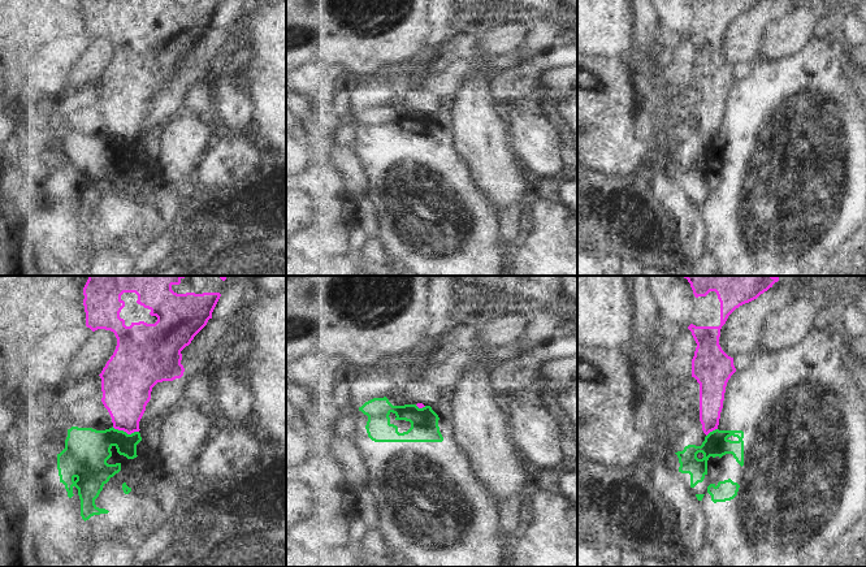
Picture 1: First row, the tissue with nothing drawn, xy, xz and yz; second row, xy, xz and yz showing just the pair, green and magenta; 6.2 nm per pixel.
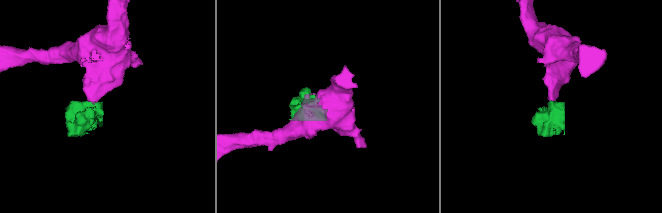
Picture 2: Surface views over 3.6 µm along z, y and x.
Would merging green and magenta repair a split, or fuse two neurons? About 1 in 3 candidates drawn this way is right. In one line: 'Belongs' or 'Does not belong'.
Does not belong.

